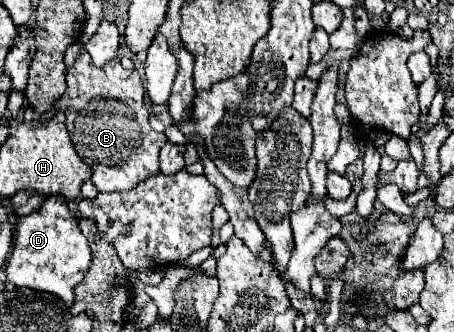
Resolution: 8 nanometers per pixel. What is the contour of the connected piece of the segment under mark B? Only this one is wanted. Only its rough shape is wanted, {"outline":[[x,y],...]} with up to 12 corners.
{"outline":[[83,50],[59,108],[99,192],[159,174],[139,72]]}

